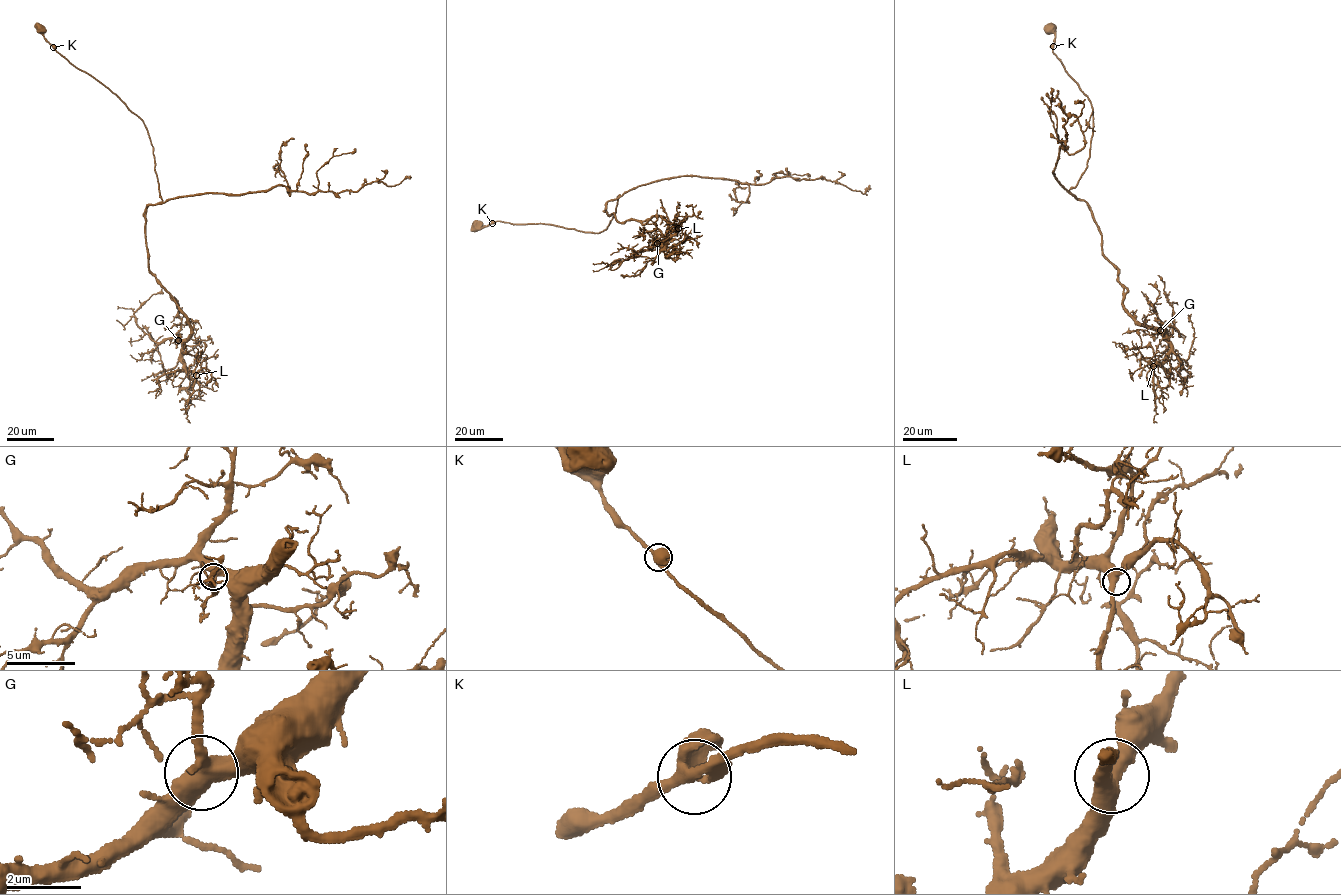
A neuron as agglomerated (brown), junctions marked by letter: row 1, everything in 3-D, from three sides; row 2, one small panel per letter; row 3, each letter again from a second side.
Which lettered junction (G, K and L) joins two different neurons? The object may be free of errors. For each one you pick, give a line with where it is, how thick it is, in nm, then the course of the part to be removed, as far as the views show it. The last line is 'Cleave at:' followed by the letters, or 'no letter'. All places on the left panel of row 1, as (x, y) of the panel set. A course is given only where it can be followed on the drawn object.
Cleave at: no letter

